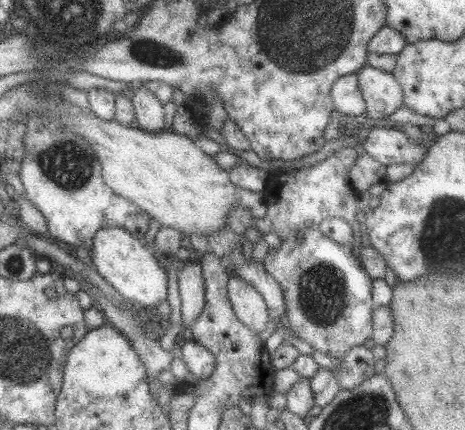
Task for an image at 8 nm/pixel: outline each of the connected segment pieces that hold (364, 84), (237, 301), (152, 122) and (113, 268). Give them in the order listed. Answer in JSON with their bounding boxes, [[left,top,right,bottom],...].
[[358,65,404,118],[227,273,269,334],[132,87,164,132],[91,227,168,312]]

